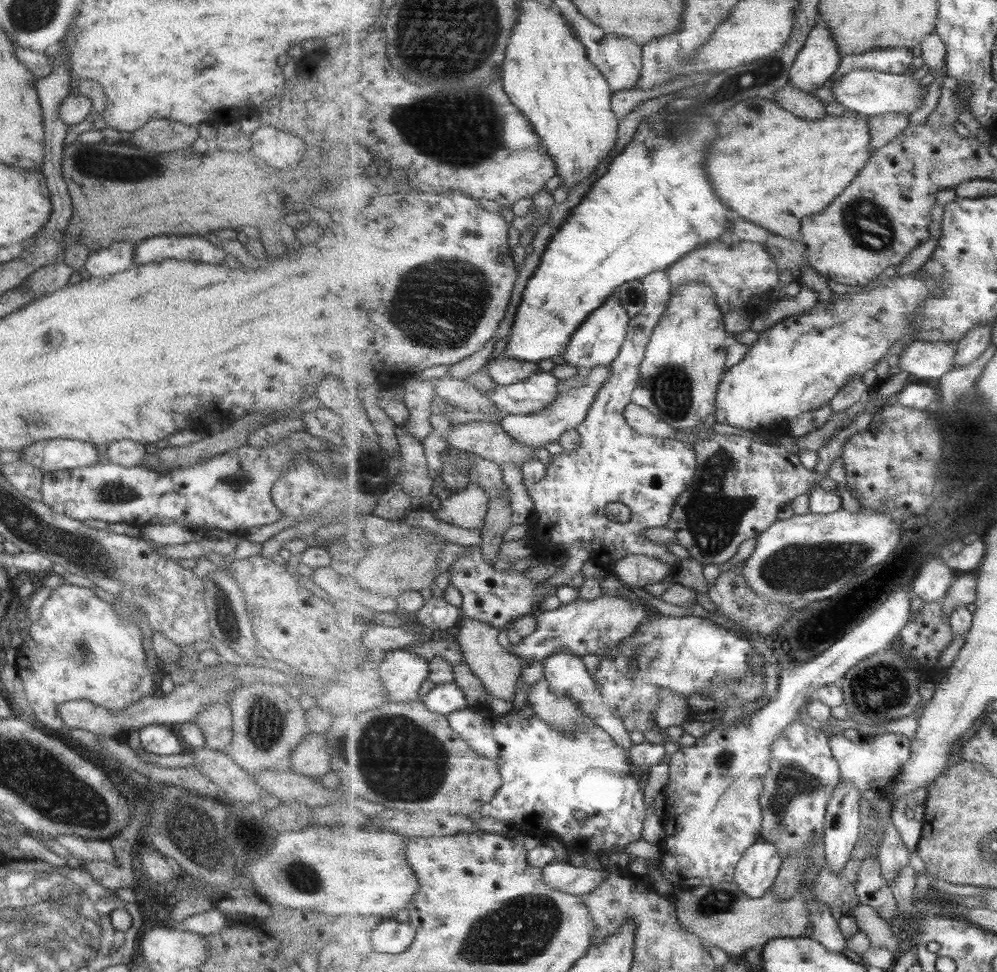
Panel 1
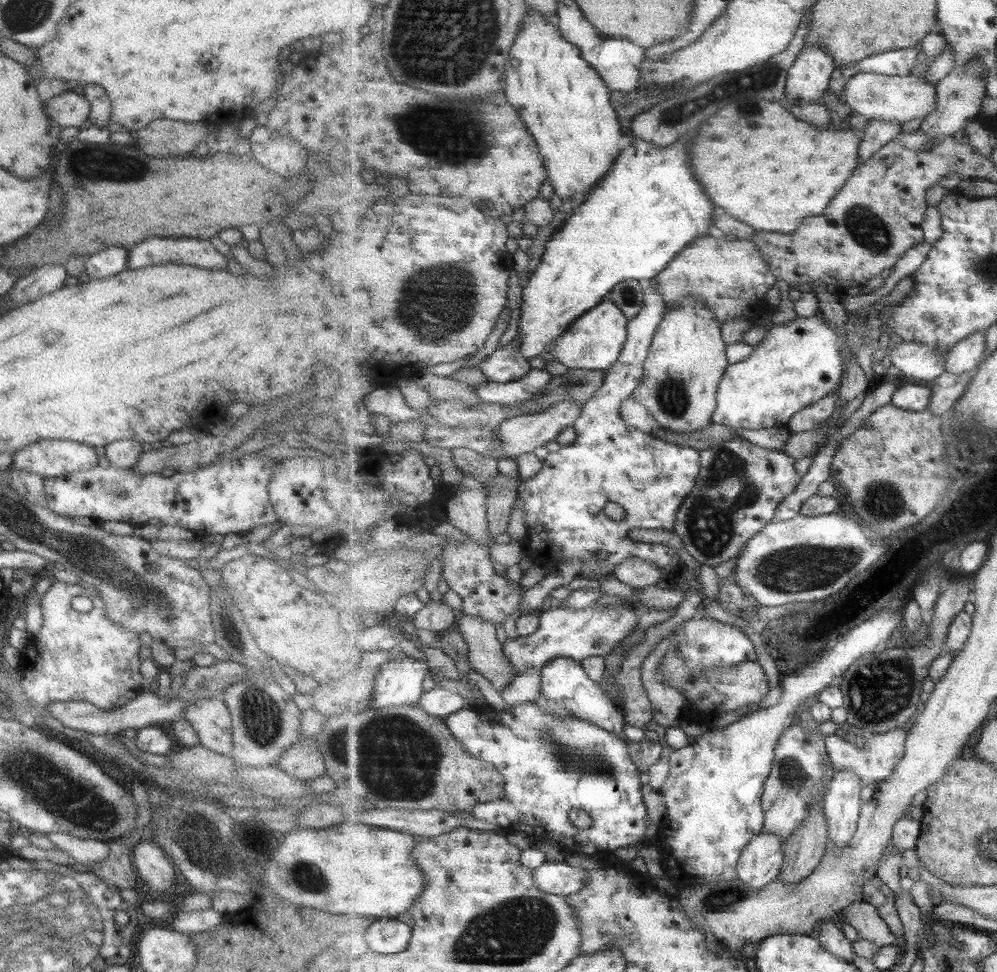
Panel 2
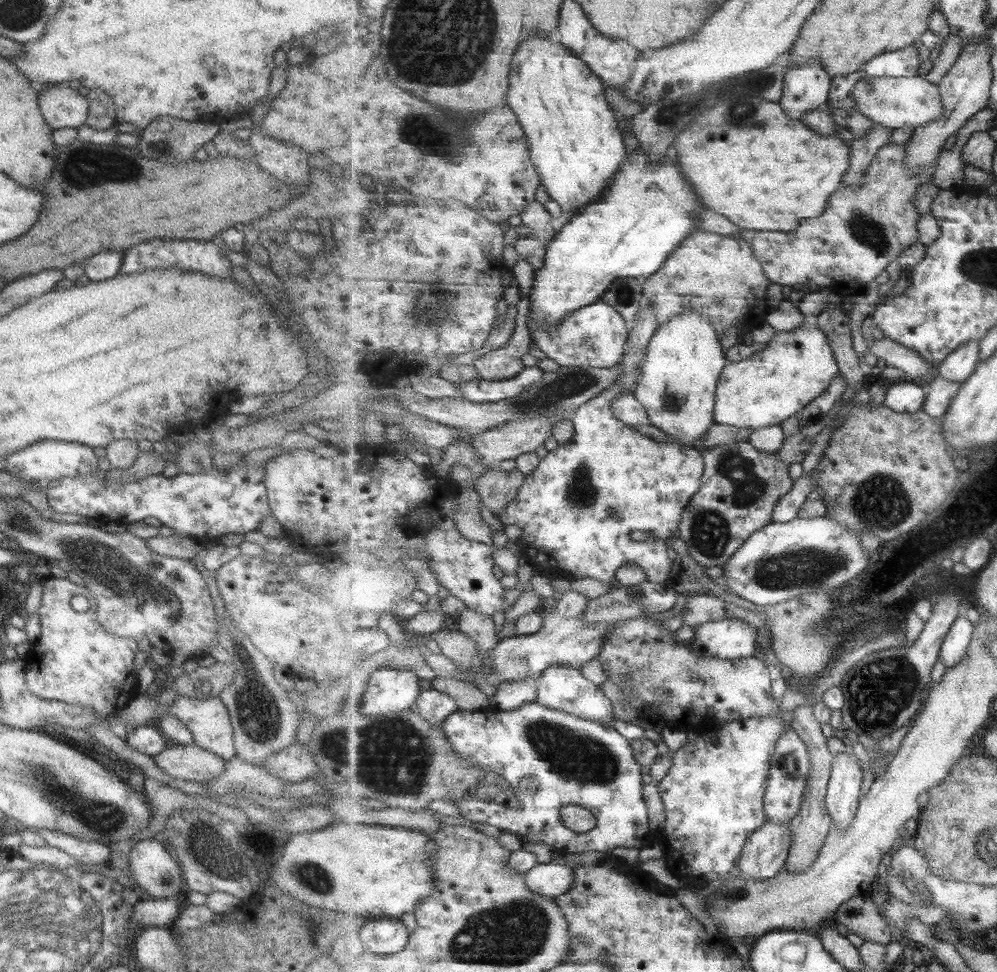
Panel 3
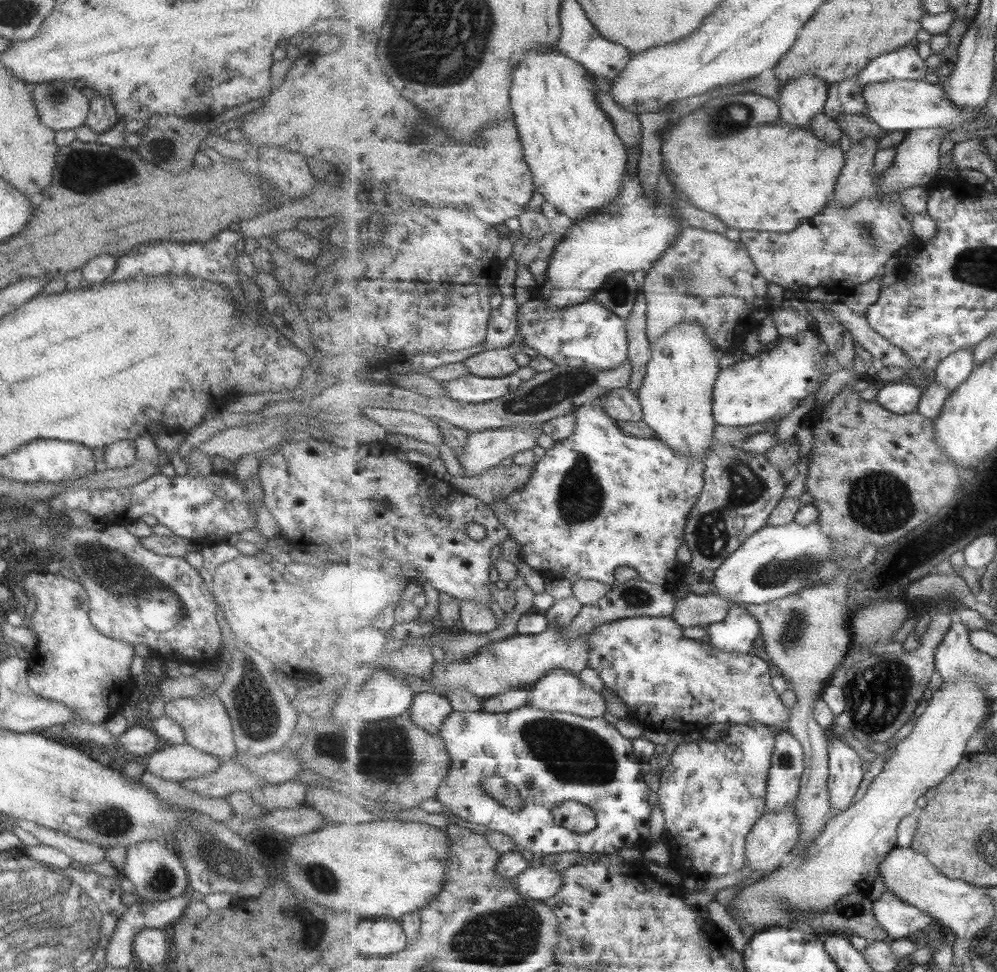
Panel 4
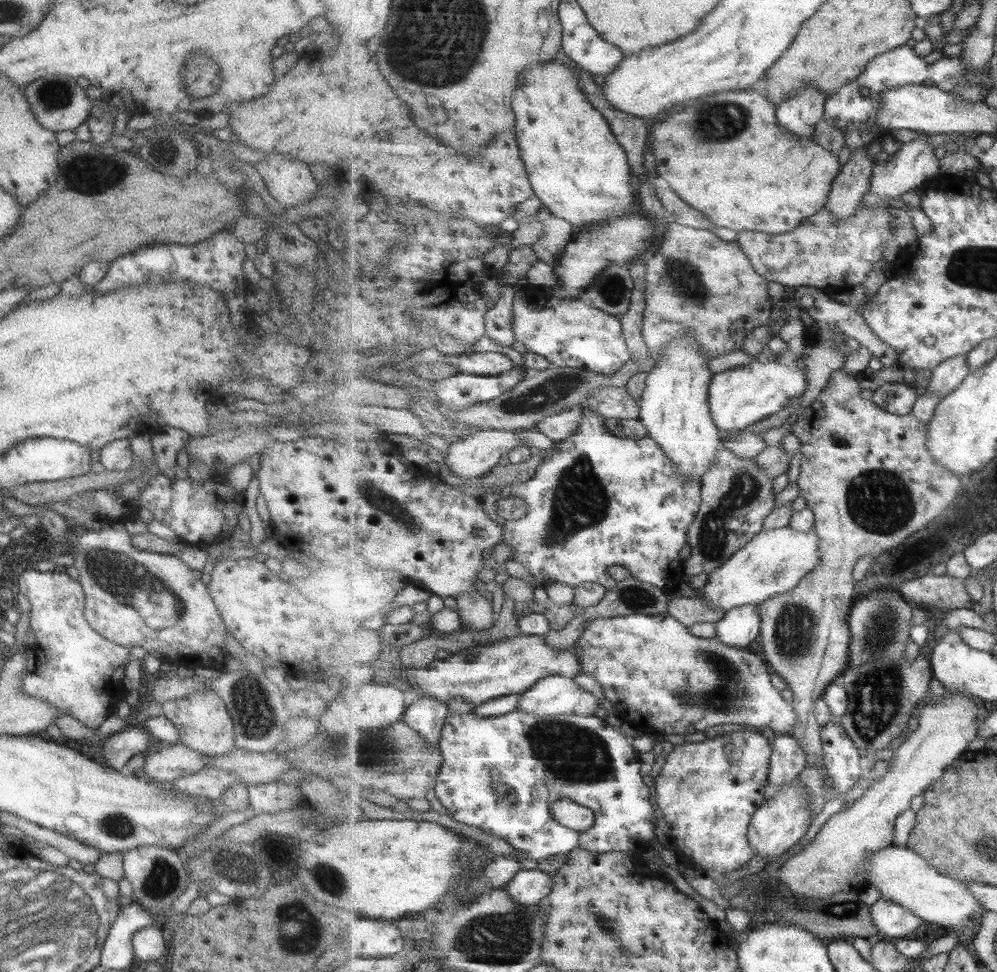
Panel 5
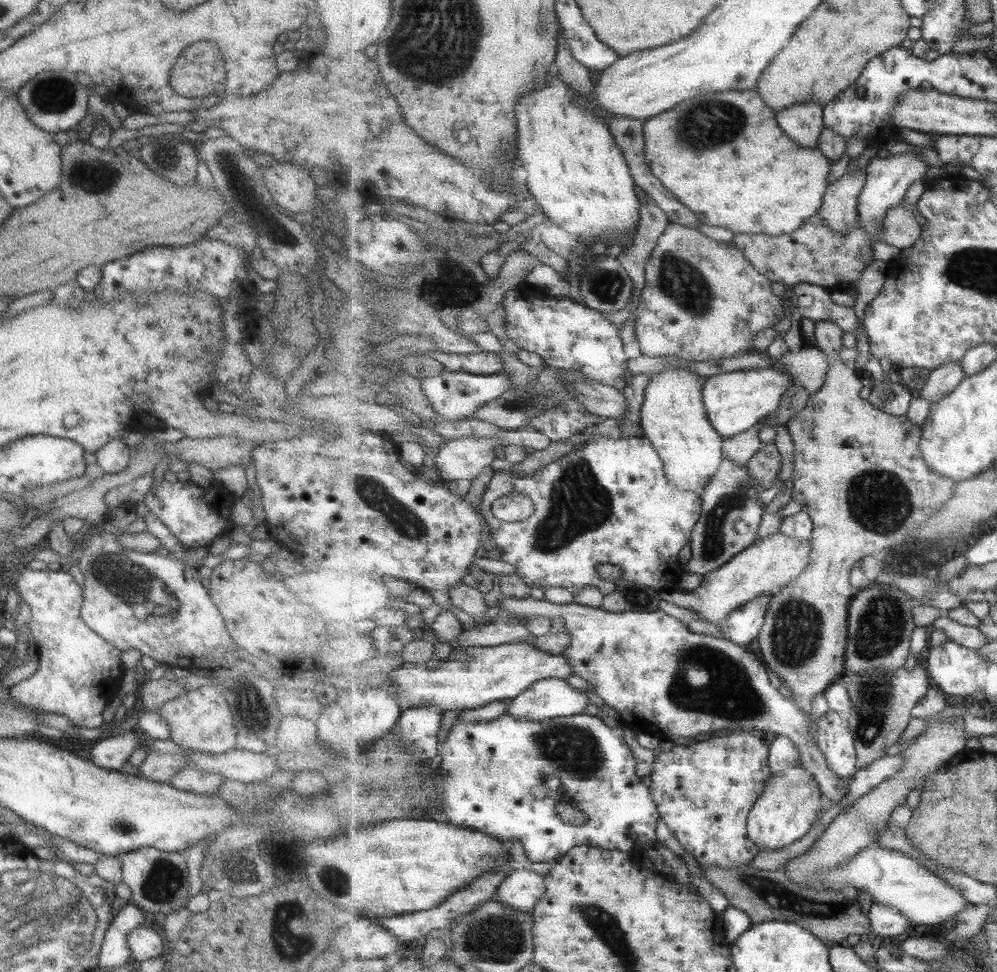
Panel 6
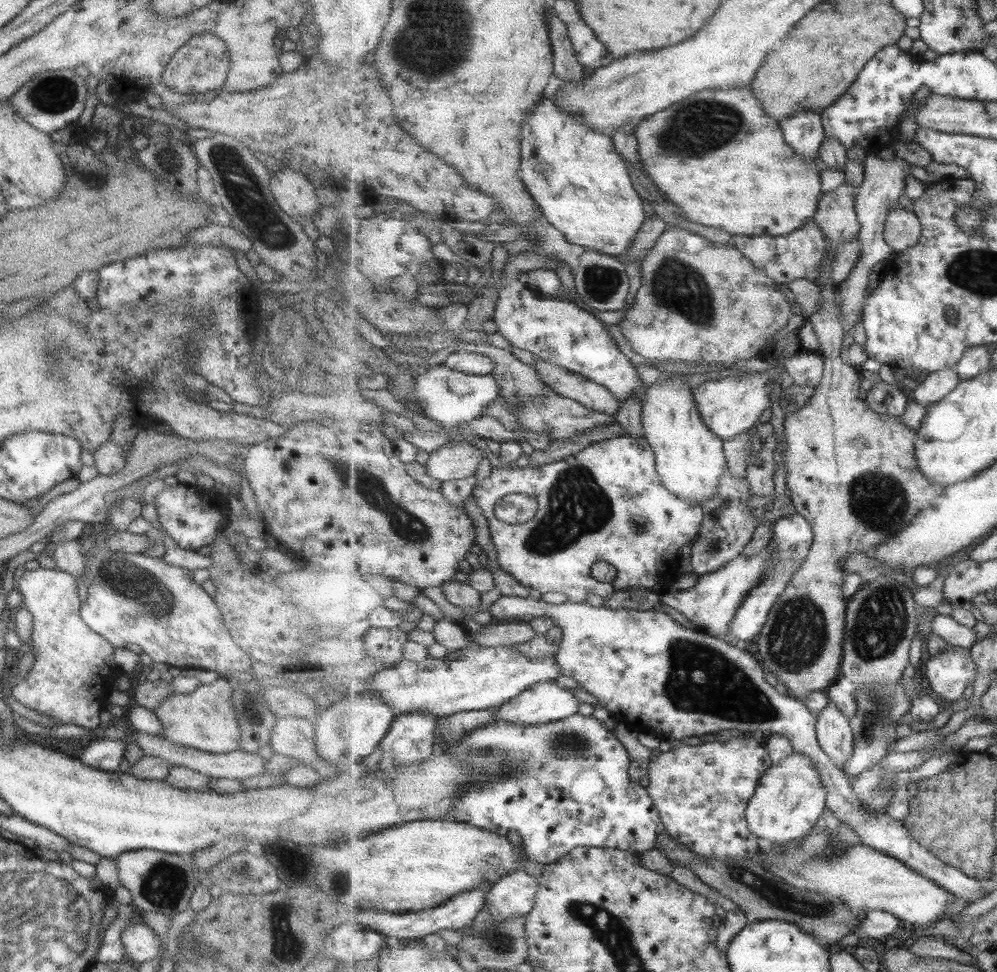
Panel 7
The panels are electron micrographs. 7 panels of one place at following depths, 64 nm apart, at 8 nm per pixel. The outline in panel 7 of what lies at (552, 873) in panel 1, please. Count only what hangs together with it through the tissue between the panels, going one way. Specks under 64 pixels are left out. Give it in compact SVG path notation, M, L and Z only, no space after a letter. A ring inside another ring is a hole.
M519 868L499 879L485 896L485 909L499 919L526 917L535 906L539 878Z

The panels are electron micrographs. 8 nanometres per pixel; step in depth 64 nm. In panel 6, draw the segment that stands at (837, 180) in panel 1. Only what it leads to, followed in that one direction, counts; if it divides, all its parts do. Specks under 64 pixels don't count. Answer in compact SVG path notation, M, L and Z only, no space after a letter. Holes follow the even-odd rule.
M756 89L707 92L705 95L695 95L695 98L685 100L671 108L671 110L646 120L643 135L645 135L645 157L647 157L647 162L651 165L653 173L663 183L663 186L673 192L677 200L683 202L688 209L691 209L702 223L711 224L711 226L721 226L721 228L729 229L734 234L751 233L781 236L794 233L806 223L807 219L821 211L823 196L825 196L825 192L830 187L829 174L831 174L833 161L818 147L801 147L799 143L793 141L783 131L783 128L779 127L775 109L765 103L765 100L763 100L763 97L759 95Z

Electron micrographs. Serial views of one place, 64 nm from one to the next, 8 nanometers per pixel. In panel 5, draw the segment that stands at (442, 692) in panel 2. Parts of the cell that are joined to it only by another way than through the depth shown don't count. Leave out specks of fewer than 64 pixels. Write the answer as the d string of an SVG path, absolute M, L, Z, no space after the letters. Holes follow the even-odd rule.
M423 695L411 698L403 720L425 738L425 741L429 741L431 745L440 745L449 714L451 710L447 703Z

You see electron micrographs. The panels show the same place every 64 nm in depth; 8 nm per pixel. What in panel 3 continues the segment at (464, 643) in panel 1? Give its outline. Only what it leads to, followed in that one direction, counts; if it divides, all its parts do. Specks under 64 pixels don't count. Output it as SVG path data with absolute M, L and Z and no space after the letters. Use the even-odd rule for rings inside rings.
M467 608L460 616L458 626L463 634L467 634L471 640L477 642L479 648L478 658L483 659L487 652L491 652L501 640L499 640L498 630L493 618Z

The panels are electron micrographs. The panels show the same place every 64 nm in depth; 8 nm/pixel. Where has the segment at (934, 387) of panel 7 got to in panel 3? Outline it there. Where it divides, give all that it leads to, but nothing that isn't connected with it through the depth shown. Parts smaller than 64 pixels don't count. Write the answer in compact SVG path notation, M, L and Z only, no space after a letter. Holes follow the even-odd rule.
M971 341L961 345L943 360L938 368L938 374L953 382L965 382L975 372L977 364L980 362L981 350L979 341Z

